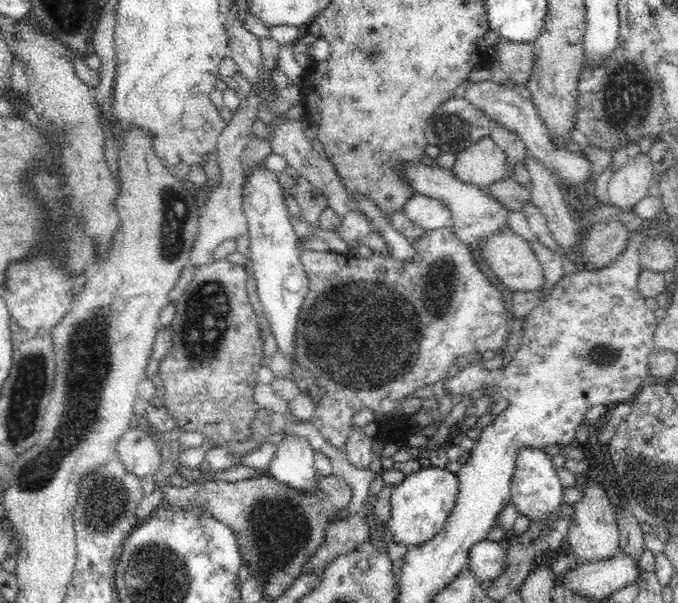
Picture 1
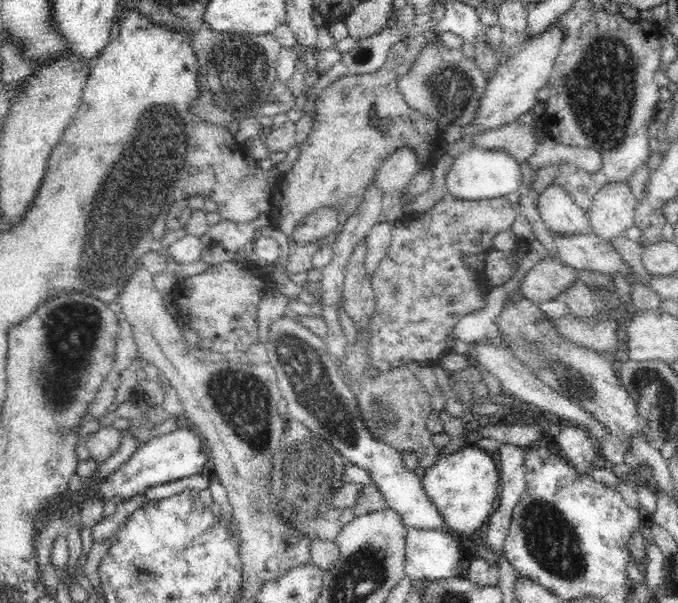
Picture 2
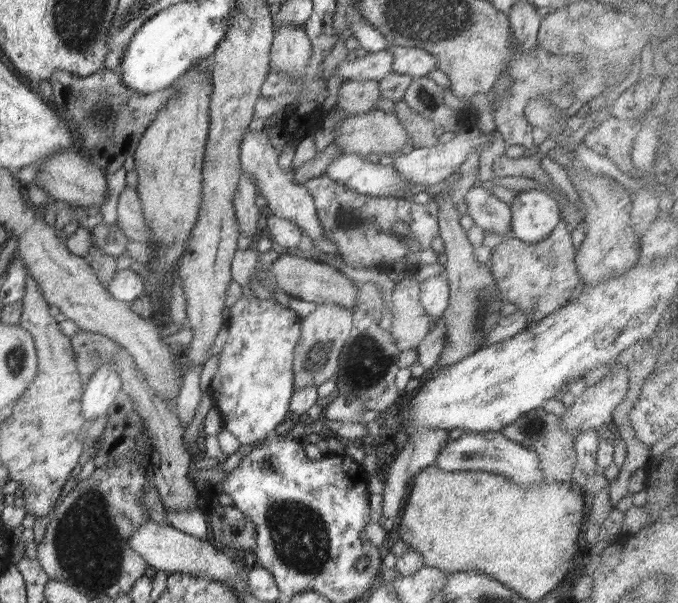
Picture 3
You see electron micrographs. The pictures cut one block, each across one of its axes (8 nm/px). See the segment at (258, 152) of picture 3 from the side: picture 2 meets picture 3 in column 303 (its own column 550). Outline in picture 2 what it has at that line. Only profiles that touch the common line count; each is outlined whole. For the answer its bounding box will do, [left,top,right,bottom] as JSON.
[537,185,592,235]

